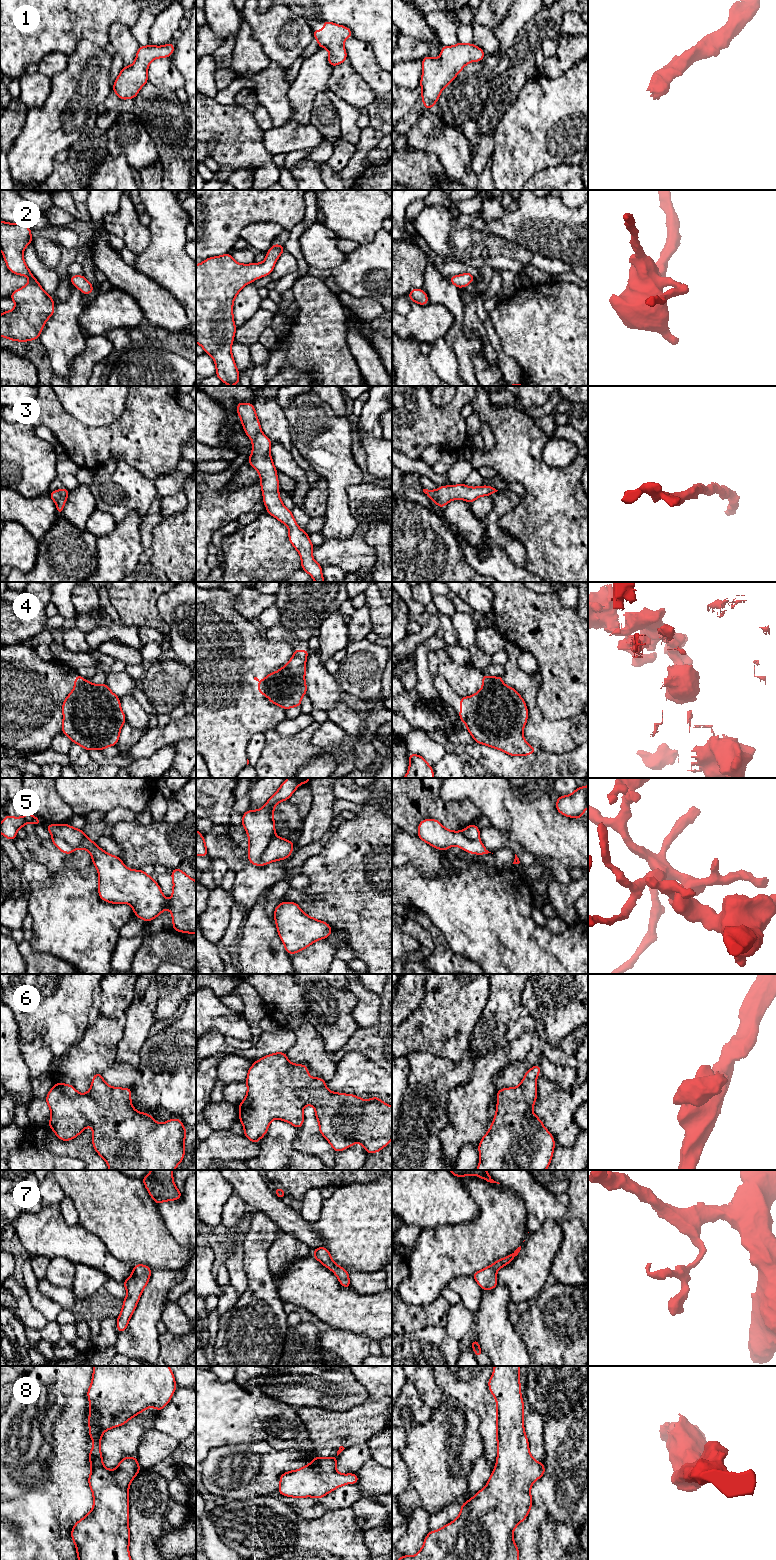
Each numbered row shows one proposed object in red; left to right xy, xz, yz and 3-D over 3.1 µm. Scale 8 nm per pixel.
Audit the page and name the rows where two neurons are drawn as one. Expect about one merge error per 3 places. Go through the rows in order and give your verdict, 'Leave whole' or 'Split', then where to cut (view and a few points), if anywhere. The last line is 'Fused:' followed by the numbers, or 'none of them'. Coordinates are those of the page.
1: Leave whole. No split
2: Leave whole. No split
3: Leave whole. No split
4: Split. Split along xz (273, 672), (266, 685), (266, 695)
5: Split. Split along xz (275, 835), (262, 853), (261, 861), (264, 864)
6: Leave whole. No split
7: Leave whole. No split
8: Split. Split along yz (497, 1409), (498, 1441)
Fused: 4, 5, 8

